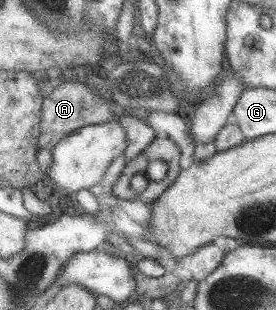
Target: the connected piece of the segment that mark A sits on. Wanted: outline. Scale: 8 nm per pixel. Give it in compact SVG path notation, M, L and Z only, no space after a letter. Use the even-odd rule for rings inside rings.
M62 81L54 87L41 102L41 121L39 124L38 150L51 151L62 137L86 125L100 124L113 119L108 109L109 103L94 92L88 81Z

